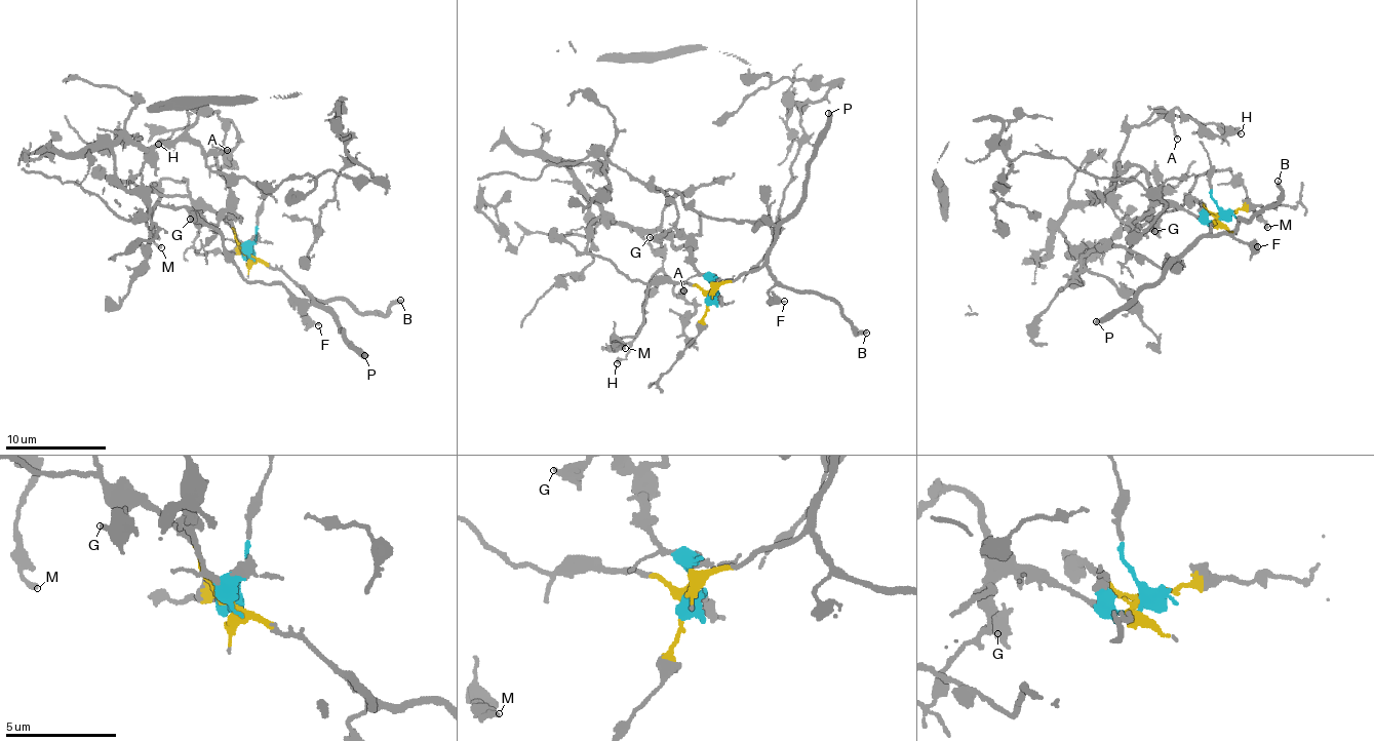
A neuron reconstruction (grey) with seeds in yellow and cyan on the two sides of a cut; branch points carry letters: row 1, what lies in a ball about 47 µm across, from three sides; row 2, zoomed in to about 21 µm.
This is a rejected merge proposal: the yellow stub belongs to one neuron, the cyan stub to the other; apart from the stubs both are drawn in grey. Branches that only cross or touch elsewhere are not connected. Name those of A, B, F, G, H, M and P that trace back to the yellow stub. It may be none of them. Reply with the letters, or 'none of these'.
B, F, M, P

